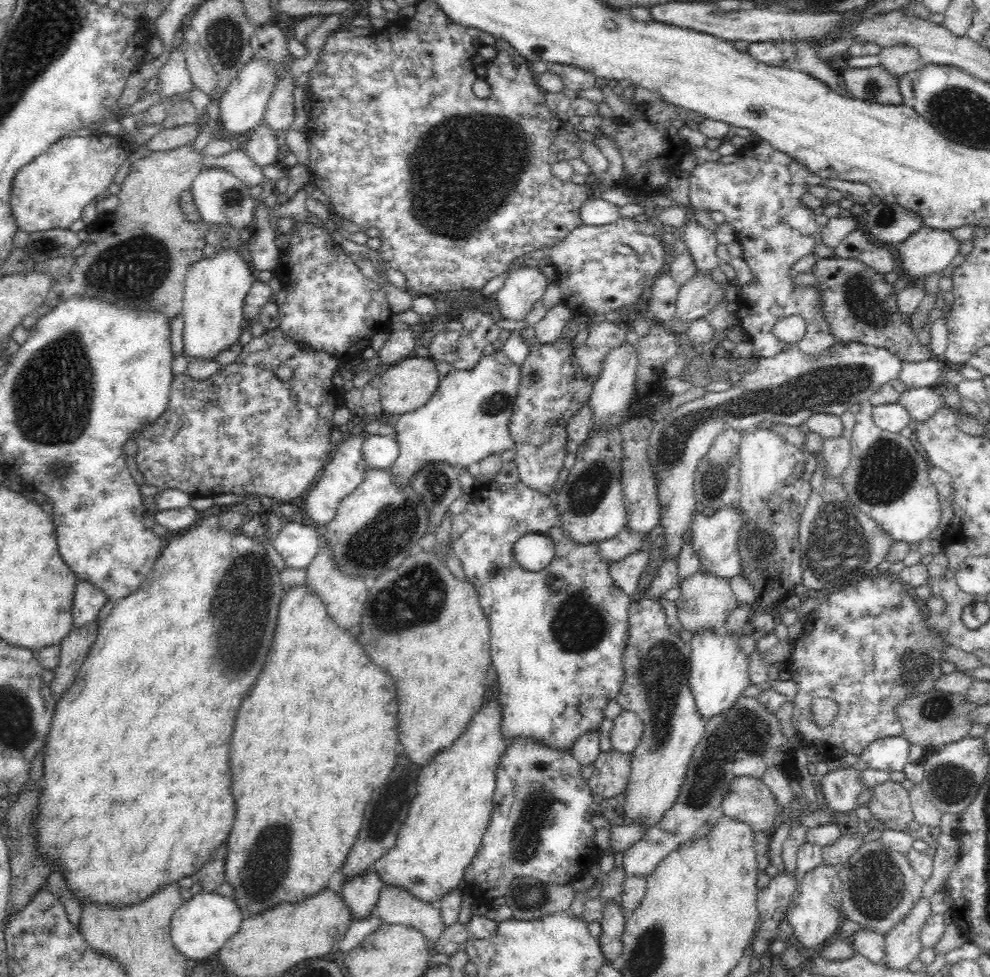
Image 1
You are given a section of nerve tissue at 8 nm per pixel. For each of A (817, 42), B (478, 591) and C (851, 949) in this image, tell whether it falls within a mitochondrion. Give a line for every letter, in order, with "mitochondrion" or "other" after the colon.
A: other
B: other
C: other

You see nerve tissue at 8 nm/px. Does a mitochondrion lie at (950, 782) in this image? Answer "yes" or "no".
yes

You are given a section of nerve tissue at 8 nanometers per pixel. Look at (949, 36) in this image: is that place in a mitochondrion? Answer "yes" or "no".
no

